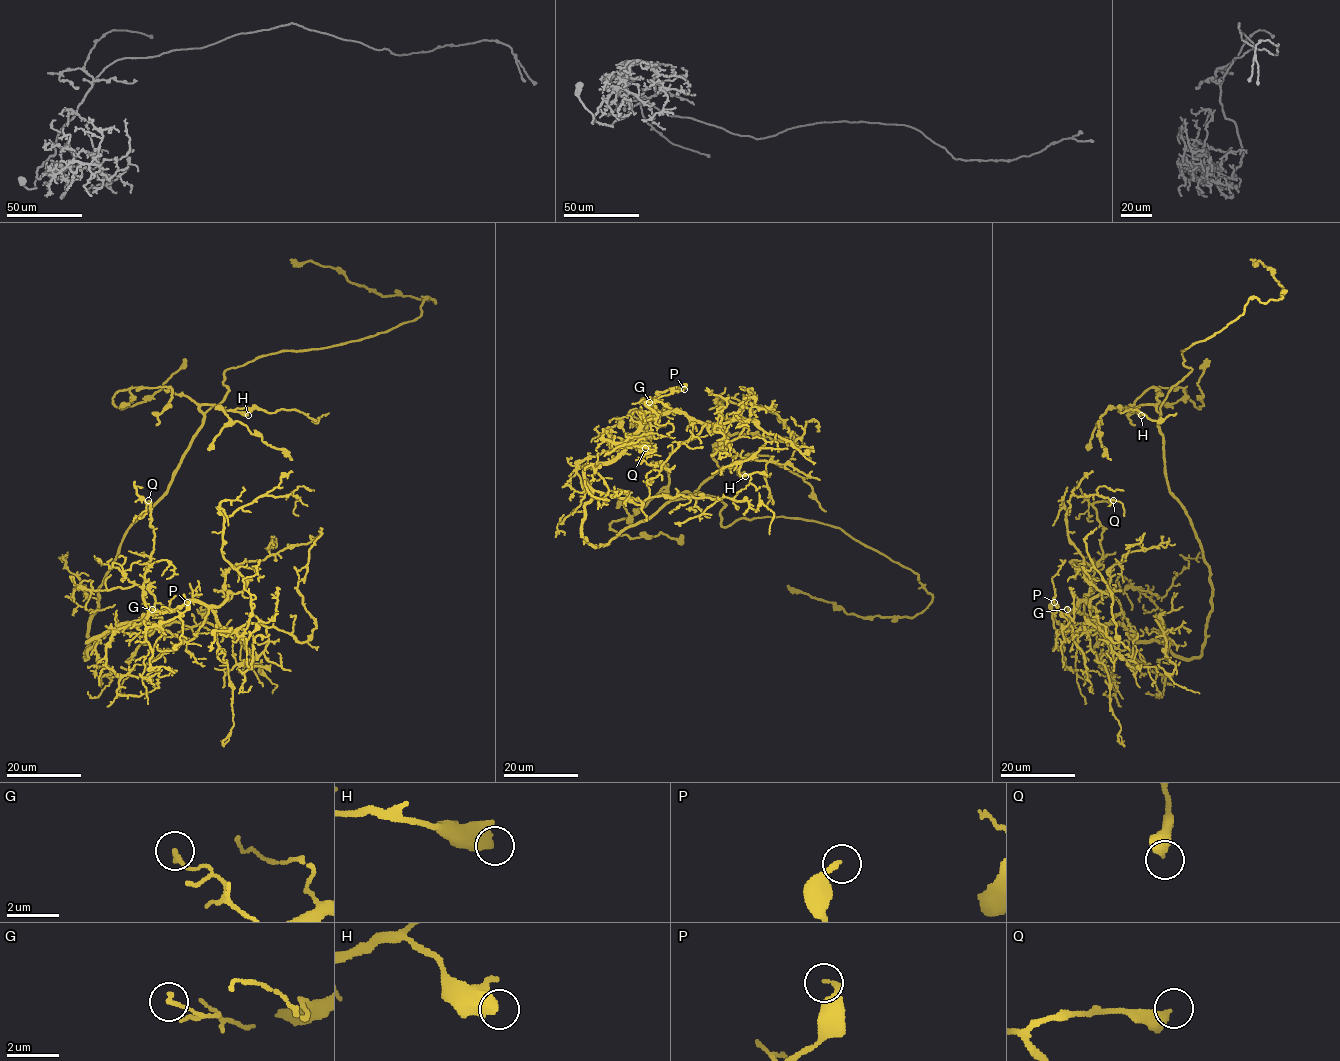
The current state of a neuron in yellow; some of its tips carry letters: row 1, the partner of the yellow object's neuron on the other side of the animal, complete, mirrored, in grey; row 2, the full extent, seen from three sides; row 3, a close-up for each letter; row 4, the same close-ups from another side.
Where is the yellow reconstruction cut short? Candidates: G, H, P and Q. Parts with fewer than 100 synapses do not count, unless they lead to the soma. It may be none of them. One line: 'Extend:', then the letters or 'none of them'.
Extend: none of them

